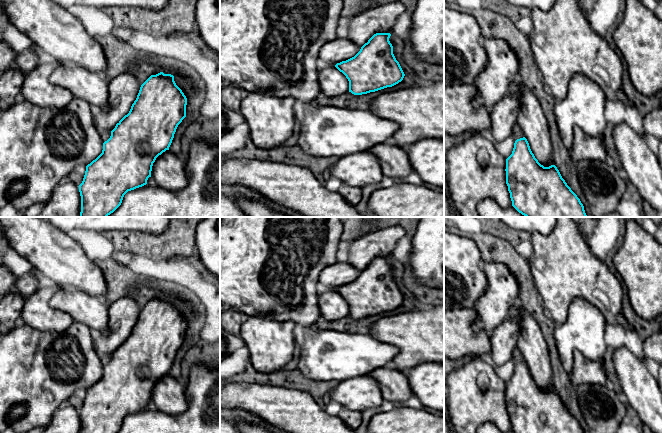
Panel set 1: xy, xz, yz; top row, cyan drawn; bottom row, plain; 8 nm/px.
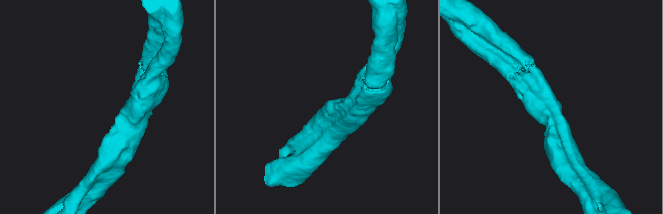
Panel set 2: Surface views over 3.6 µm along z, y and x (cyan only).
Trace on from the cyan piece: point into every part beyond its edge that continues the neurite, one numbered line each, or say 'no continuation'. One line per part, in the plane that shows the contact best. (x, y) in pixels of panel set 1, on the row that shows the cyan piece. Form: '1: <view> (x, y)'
1: xy (122, 92)

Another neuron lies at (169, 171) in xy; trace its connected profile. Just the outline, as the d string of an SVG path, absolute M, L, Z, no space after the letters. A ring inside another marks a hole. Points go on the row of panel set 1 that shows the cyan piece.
M166 150L153 163L151 177L166 190L179 191L188 184L185 160Z

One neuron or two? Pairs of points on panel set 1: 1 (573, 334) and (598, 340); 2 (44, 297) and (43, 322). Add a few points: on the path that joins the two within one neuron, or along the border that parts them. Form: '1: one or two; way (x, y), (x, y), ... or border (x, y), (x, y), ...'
1: one; way (579, 334), (585, 334), (592, 340)
2: one; way (43, 303), (43, 316)

